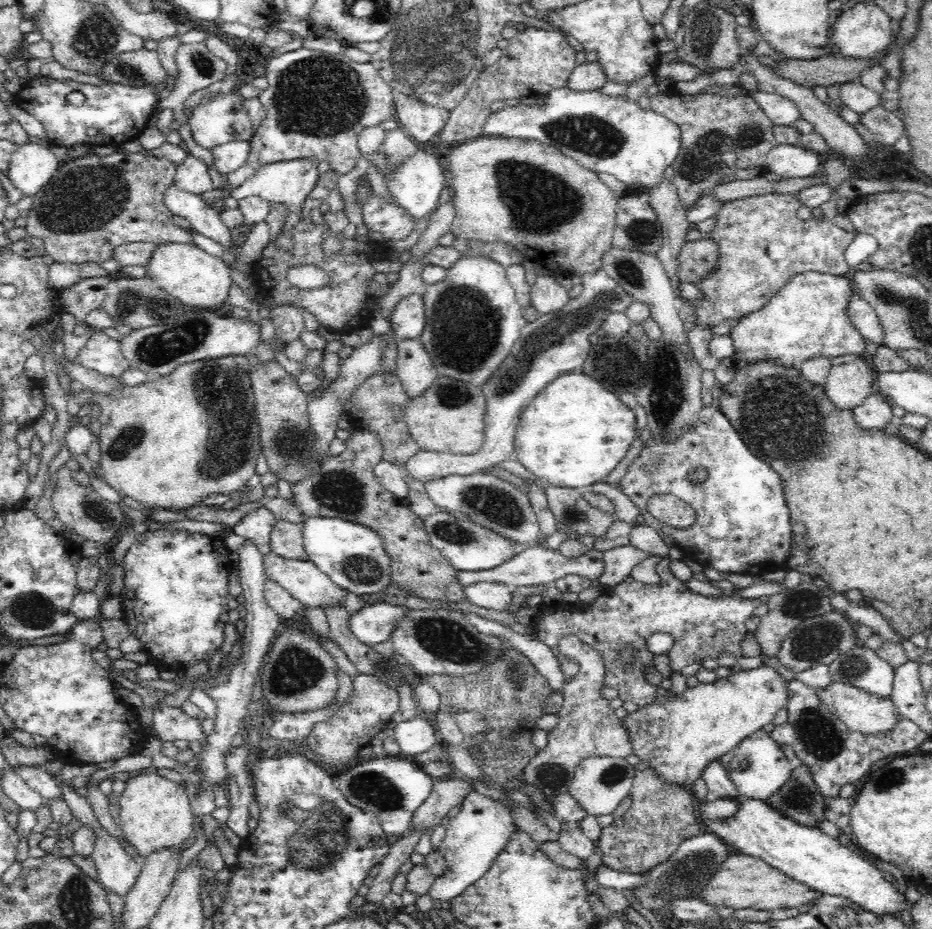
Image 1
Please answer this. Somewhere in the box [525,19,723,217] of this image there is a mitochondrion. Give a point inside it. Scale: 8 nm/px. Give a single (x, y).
(592, 136)

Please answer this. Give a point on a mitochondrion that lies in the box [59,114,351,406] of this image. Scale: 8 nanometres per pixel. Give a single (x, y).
(179, 338)

